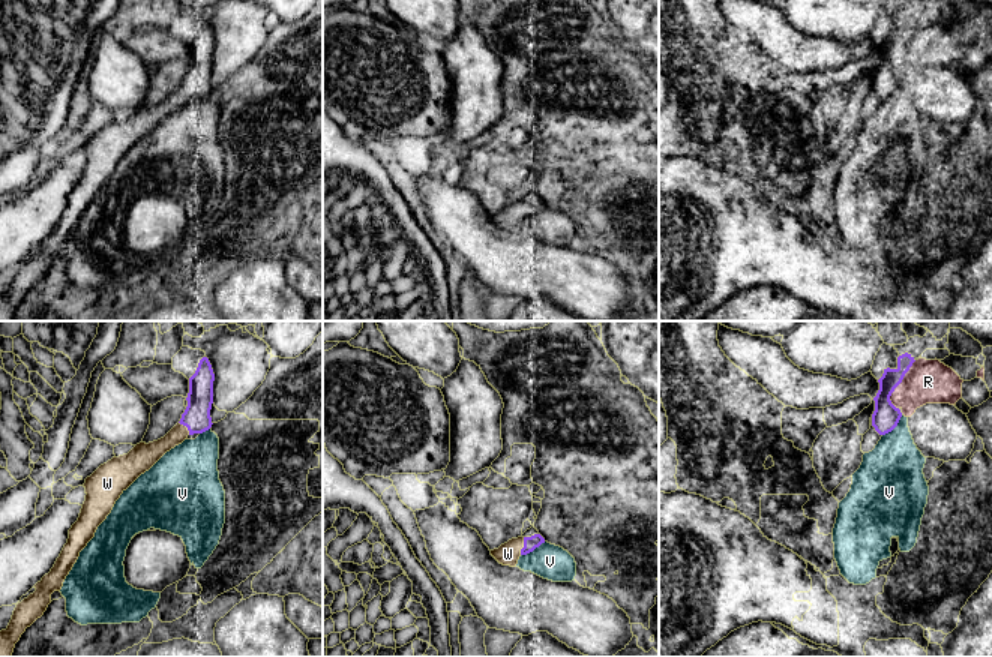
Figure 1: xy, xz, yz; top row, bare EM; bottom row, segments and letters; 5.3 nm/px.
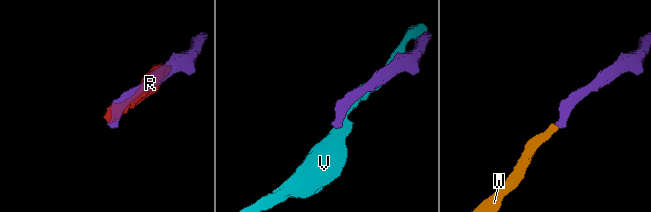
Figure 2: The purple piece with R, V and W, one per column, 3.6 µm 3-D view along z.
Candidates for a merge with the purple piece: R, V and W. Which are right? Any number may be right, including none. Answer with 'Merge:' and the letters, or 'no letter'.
Merge: W

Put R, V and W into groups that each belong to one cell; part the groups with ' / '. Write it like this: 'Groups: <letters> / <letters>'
Groups: R / V / W

